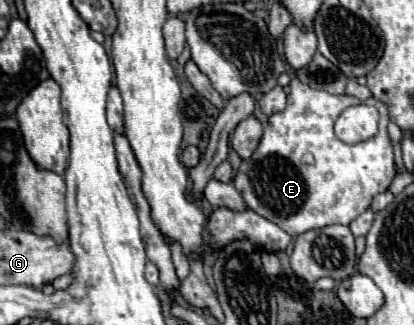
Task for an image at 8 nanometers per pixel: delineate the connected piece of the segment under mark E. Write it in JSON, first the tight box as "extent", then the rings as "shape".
{"extent":[233,77,397,237],"shape":[[[297,77],[291,79],[289,87],[291,87],[291,93],[287,95],[285,111],[269,117],[269,125],[263,131],[257,151],[251,155],[251,159],[241,163],[241,167],[233,179],[233,185],[241,193],[245,205],[249,209],[253,209],[261,217],[273,221],[275,225],[285,229],[291,237],[301,235],[311,229],[335,225],[335,223],[349,225],[355,217],[359,217],[371,205],[371,199],[377,193],[387,191],[387,187],[391,185],[391,181],[397,173],[391,139],[387,135],[387,123],[389,123],[387,107],[377,99],[363,101],[367,105],[377,107],[377,111],[381,115],[379,133],[371,141],[365,141],[359,145],[347,145],[335,137],[335,131],[333,131],[335,117],[339,117],[339,113],[343,109],[347,109],[351,105],[359,105],[361,101],[357,97],[349,97],[349,95],[331,95],[327,91],[311,89],[309,85],[303,85]]]}

